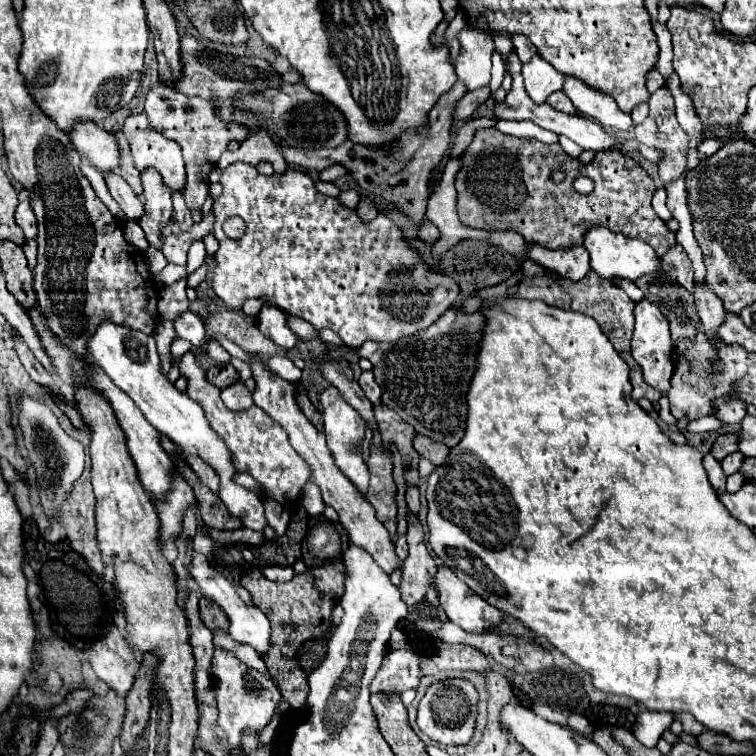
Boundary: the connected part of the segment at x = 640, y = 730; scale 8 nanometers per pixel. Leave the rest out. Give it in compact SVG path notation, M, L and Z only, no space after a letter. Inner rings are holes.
M642 711L636 715L636 723L632 727L632 735L644 745L644 747L656 747L662 733L670 727L674 715L670 713L654 713L654 711Z

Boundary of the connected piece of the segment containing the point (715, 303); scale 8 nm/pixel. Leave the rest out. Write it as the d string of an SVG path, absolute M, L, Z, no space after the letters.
M698 287L694 291L694 299L698 301L698 315L702 321L704 335L708 337L710 343L720 341L718 329L726 319L726 311L722 307L722 301L710 289L698 289Z

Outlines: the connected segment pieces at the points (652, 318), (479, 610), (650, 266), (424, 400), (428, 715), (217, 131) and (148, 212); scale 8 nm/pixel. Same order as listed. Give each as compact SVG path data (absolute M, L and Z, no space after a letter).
M646 299L636 303L634 317L636 317L636 327L634 327L634 335L632 335L632 357L642 367L644 381L648 385L652 385L654 389L658 389L660 393L666 393L670 389L670 377L674 373L674 365L670 365L670 329L668 329L668 321L666 321L666 317L662 317L660 309L656 305L652 305L650 301L646 301Z
M440 567L434 577L434 587L440 589L440 603L452 623L470 633L484 633L488 627L504 619L504 613L488 605L482 597L468 589L450 569Z
M592 227L590 231L586 231L584 247L590 253L592 269L604 279L630 279L630 281L636 281L638 277L660 269L660 261L658 261L654 249L648 243L644 243L642 239L624 237L622 233L612 233L606 227Z
M456 307L448 309L422 333L402 337L390 345L366 341L356 351L374 365L372 371L382 389L382 401L390 409L394 409L420 435L426 435L448 447L456 447L466 431L466 397L470 391L470 381L476 373L484 325L486 315L482 309L468 313L462 307Z
M438 679L428 685L418 705L418 727L424 735L442 745L466 745L474 735L478 715L478 691L468 679Z
M158 85L150 89L146 95L146 115L150 125L162 133L164 137L170 137L178 141L182 147L184 163L186 163L186 185L184 185L184 199L190 211L200 211L202 203L208 197L208 175L216 167L220 155L226 151L226 145L230 139L244 141L250 135L250 127L238 121L224 123L218 117L218 109L212 105L212 101L202 97L186 97L178 91L172 91L164 85Z
M152 167L144 169L140 173L140 179L144 187L145 213L136 221L144 227L149 245L161 249L163 241L160 239L160 231L172 217L170 189L164 185L162 177Z

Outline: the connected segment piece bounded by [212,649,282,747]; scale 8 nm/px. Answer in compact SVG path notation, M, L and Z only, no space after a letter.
M216 649L212 659L212 673L216 677L216 701L218 701L218 725L226 733L232 747L240 747L240 735L242 731L262 731L264 725L272 719L276 705L280 703L282 695L278 687L266 679L262 673L256 673L254 669L246 669L232 653L222 653Z

